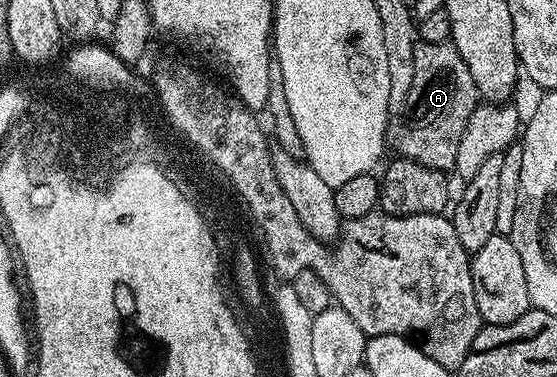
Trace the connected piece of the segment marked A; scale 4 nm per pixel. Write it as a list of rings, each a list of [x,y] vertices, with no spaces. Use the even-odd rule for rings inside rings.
[[[417,41],[414,84],[410,84],[410,96],[406,96],[406,104],[399,119],[401,122],[396,130],[395,153],[401,158],[426,164],[426,168],[451,171],[456,165],[462,132],[466,132],[466,124],[477,105],[478,91],[474,76],[470,76],[466,60],[462,60],[451,41],[438,44]]]

